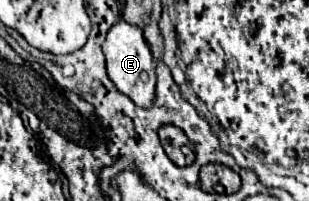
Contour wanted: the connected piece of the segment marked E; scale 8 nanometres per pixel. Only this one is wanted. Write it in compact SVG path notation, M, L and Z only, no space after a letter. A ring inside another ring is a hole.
M120 19L116 25L110 27L106 41L102 43L102 51L106 55L108 77L118 87L118 91L128 95L138 107L150 107L154 103L154 87L156 87L154 69L156 69L156 63L152 59L148 43L142 35L142 29Z

